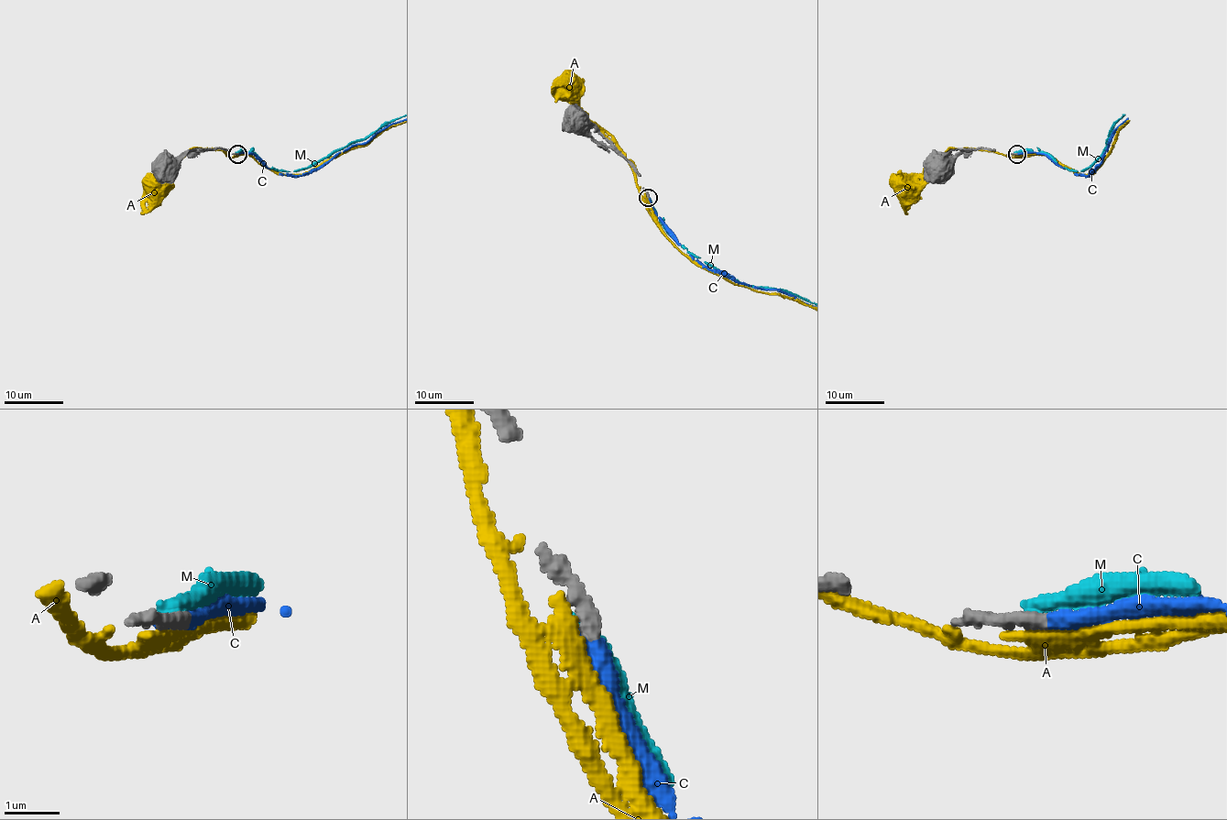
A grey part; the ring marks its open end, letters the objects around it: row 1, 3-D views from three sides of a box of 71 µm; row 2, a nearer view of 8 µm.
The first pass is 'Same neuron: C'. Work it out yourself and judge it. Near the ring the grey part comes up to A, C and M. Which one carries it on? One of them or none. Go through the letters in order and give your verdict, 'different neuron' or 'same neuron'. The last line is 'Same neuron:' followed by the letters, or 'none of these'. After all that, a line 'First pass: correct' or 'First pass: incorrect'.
A: different neuron
C: same neuron
M: different neuron
Same neuron: C
First pass: correct

